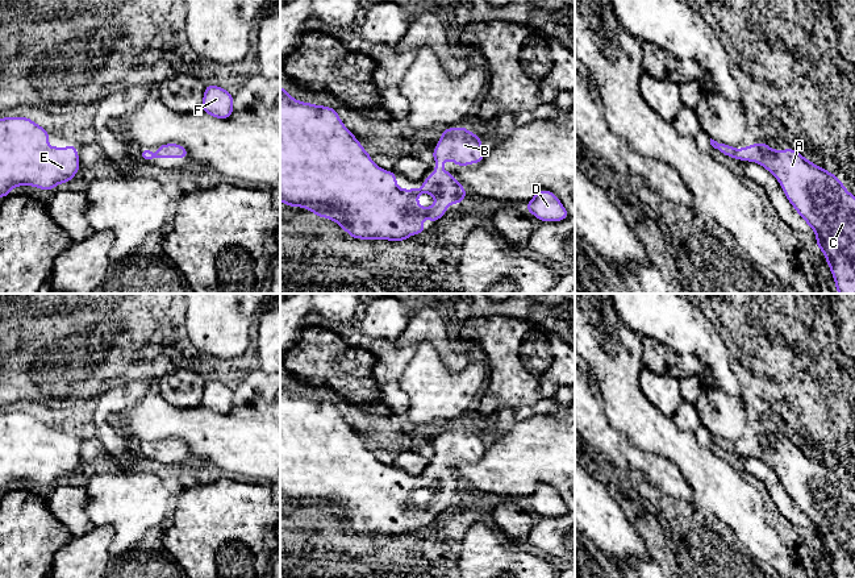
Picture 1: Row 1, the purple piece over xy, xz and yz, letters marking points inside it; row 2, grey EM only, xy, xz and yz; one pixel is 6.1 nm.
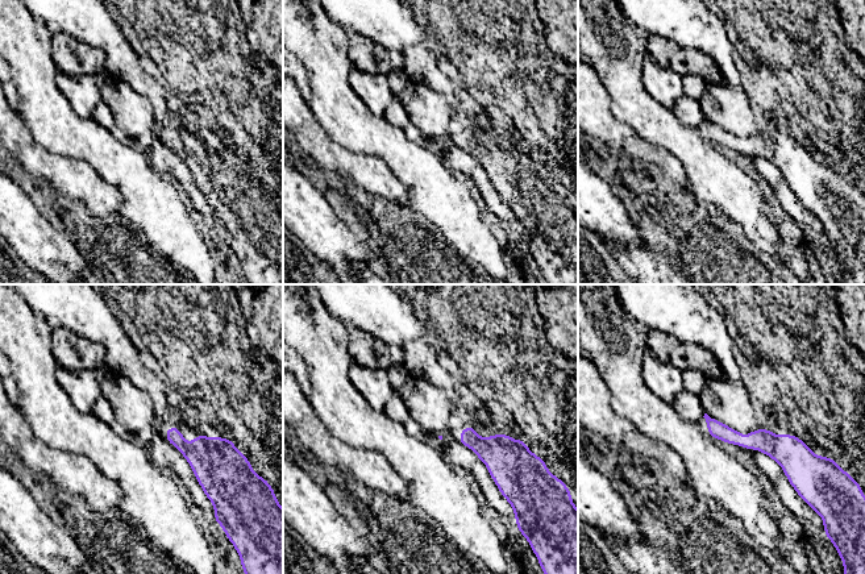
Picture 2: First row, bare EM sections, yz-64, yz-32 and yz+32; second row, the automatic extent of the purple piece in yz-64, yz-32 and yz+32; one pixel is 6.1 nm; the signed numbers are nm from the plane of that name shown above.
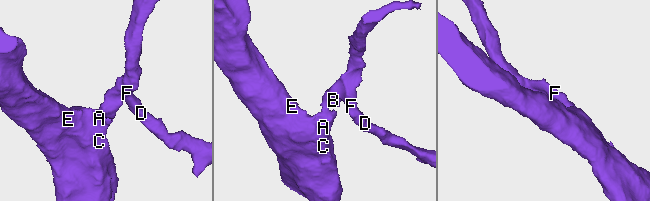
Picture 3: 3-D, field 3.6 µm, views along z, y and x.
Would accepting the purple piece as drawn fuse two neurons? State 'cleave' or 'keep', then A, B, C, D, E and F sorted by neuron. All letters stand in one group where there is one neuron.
keep | A B C D E F

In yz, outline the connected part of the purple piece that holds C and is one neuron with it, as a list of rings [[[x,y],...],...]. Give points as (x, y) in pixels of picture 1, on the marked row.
[[[712,138],[710,145],[727,157],[762,165],[779,180],[787,199],[817,234],[816,244],[825,254],[835,290],[839,294],[855,294],[855,196],[843,183],[819,165],[814,166],[812,159],[805,159],[794,149],[773,150],[766,142],[758,142],[737,150]]]

